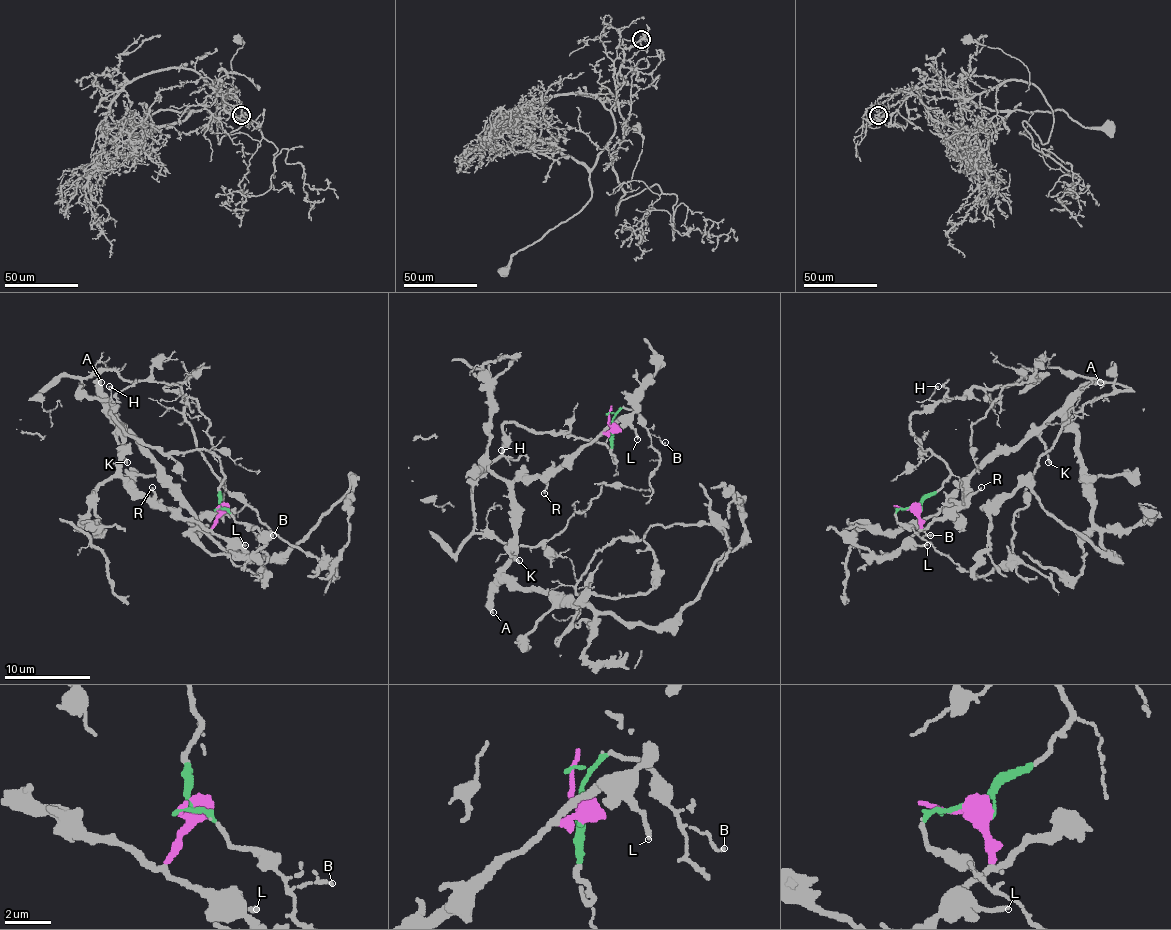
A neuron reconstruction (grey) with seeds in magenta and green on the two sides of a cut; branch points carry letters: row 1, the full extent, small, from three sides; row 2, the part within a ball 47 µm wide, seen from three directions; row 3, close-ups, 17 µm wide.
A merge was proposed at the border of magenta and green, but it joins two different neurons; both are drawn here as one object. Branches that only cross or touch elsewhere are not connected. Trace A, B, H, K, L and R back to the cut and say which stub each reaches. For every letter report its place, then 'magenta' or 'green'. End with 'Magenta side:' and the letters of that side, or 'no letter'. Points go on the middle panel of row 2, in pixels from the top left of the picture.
A: at (493, 612); magenta
B: at (665, 442); green
H: at (501, 450); green
K: at (519, 560); magenta
L: at (637, 439); magenta
R: at (544, 493); magenta
Magenta side: A, K, L, R

